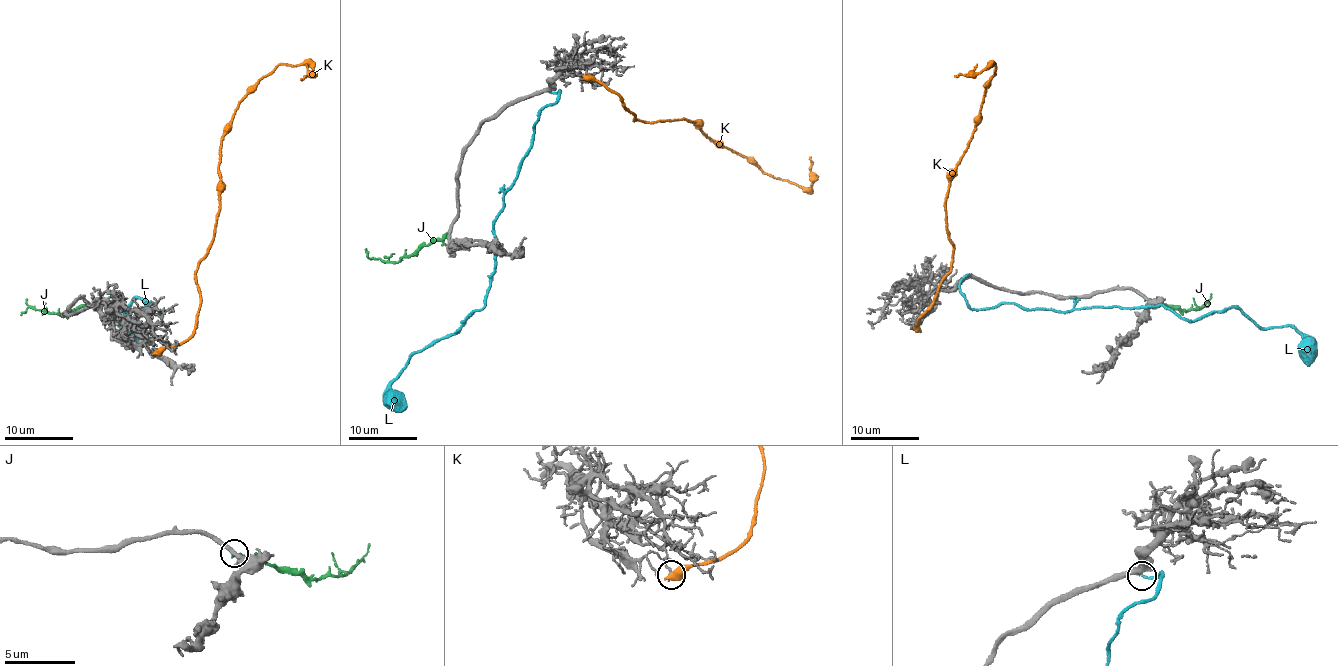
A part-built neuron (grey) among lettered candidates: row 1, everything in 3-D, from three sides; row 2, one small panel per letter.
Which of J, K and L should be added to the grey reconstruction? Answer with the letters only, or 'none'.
L

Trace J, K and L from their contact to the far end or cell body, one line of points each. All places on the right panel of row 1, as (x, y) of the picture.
J: (1146, 298), (1171, 304), (1180, 311), (1202, 308), (1208, 302), (1201, 307)
K: (918, 329), (914, 324), (950, 271), (948, 173), (973, 135), (996, 63), (955, 76)
L: (969, 275), (960, 285), (971, 309), (1164, 305), (1188, 321), (1235, 306), (1261, 327), (1290, 326), (1312, 360)

